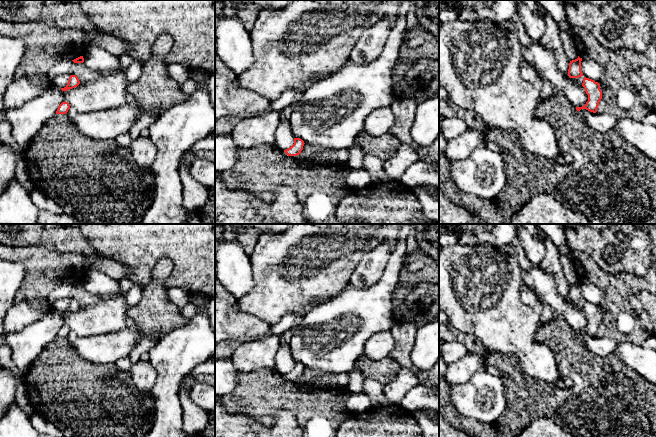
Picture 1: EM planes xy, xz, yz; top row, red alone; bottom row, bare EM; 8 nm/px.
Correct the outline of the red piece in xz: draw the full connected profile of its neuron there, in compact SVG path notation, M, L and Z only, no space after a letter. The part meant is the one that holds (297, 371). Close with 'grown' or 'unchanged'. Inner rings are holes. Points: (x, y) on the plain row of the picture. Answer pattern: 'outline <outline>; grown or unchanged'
outline M294 362L294 368L284 374L284 376L288 379L288 380L297 380L301 377L301 375L303 374L303 370L304 370L304 365L300 362Z; unchanged

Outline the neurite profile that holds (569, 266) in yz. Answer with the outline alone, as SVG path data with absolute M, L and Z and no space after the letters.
M559 251L559 253L560 253L560 262L569 285L577 283L578 271L576 268L576 263L573 261L572 258L567 257L562 252Z

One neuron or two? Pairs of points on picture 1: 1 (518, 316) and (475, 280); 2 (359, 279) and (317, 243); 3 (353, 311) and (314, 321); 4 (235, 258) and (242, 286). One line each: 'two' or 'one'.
1: one
2: two
3: one
4: one

